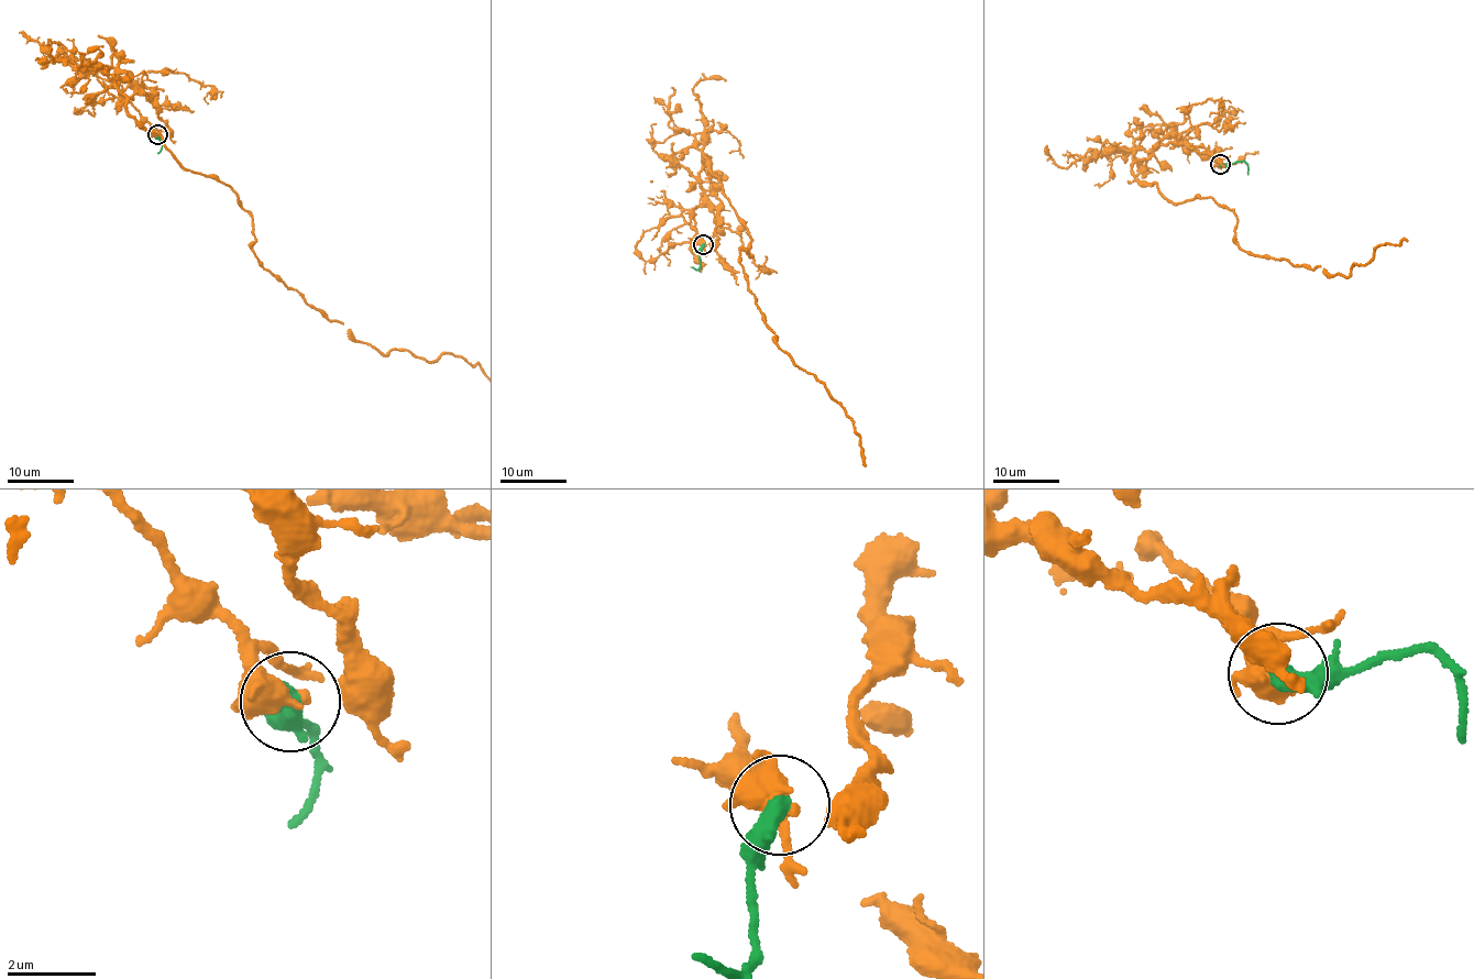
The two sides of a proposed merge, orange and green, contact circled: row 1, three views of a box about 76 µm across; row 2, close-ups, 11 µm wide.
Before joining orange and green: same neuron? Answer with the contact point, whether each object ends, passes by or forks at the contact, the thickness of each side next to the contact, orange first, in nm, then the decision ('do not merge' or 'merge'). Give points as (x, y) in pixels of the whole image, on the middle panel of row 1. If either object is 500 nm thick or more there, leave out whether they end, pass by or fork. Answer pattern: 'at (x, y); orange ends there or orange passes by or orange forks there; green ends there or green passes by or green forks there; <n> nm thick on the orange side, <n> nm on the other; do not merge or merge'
at (703, 244); 360 nm thick on the orange side, 500 nm on the other; do not merge

